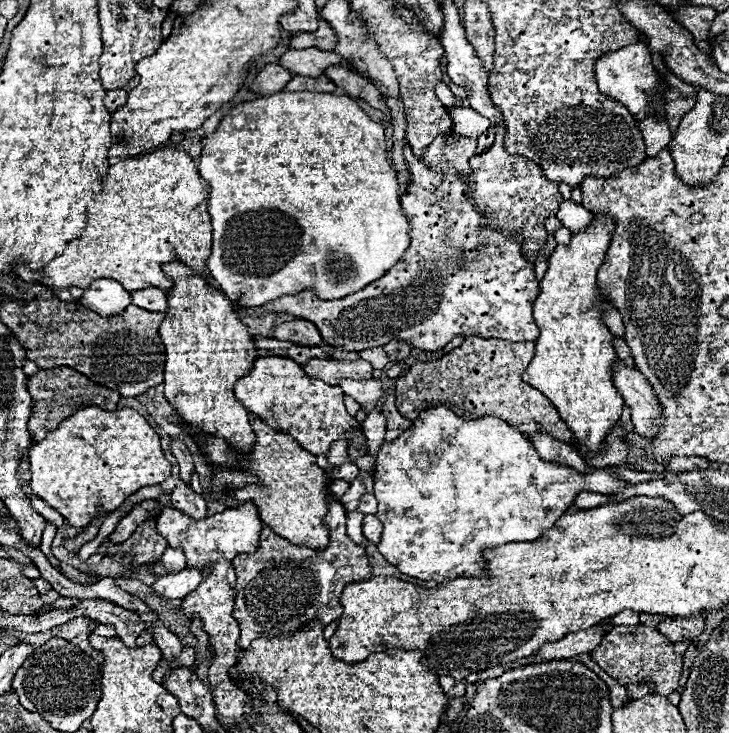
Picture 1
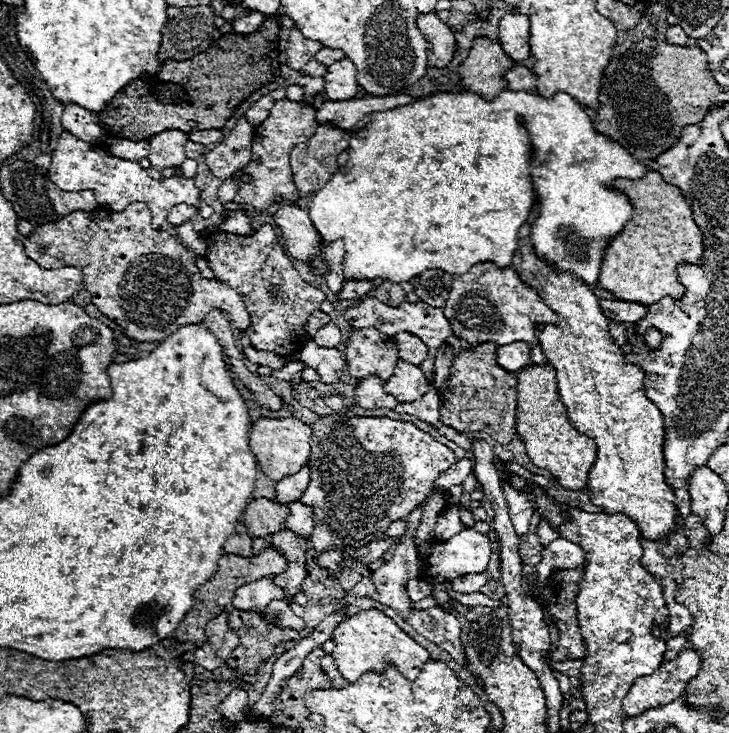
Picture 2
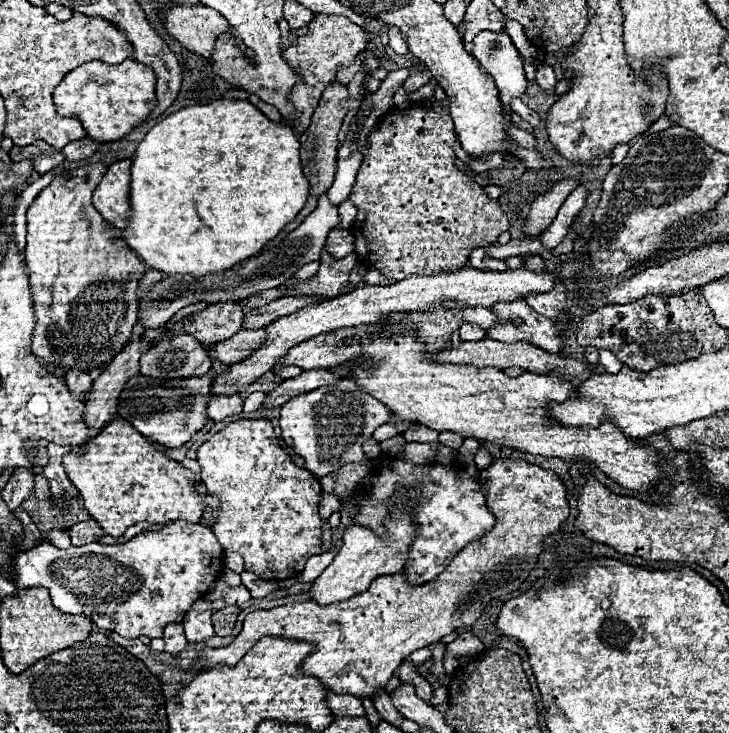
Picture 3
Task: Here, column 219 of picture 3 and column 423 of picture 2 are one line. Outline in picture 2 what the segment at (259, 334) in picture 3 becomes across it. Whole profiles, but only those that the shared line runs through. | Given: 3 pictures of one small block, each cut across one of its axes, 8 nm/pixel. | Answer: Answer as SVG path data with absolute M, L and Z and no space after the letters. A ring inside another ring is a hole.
M400 332L394 336L394 342L398 344L398 354L402 360L406 360L408 364L422 364L422 360L428 354L428 348L422 340L418 340L418 336L410 334L410 332Z

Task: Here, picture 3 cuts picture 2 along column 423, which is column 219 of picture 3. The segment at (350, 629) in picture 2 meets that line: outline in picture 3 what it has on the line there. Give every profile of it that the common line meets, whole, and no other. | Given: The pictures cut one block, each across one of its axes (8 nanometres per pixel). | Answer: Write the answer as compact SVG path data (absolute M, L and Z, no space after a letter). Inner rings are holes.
M500 458L482 470L480 484L486 504L496 516L496 526L462 548L452 560L452 566L434 580L412 586L408 584L408 576L398 572L378 576L366 592L342 602L322 606L306 600L250 612L232 644L204 648L196 662L202 670L212 670L220 664L230 668L264 636L300 640L314 644L314 650L300 664L300 672L318 678L334 694L374 698L412 652L438 642L456 628L474 624L490 600L514 592L536 566L542 540L556 532L568 518L566 488L552 470L542 470L524 460Z

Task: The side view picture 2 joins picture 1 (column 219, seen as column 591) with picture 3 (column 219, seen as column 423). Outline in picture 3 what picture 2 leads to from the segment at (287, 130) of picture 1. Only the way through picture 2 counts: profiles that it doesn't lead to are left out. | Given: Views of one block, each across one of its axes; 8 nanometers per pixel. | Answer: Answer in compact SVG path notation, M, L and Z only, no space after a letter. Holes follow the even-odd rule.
M216 100L212 104L204 106L188 106L182 108L162 122L158 122L138 144L132 160L132 180L130 180L130 214L128 214L128 226L124 228L124 240L130 250L134 250L142 262L146 264L146 270L160 270L162 274L188 274L194 278L202 278L206 274L230 270L238 262L258 254L266 242L270 242L288 222L296 218L296 214L304 208L308 198L308 180L302 174L300 164L300 142L290 126L274 124L268 120L260 110L256 110L246 100Z

